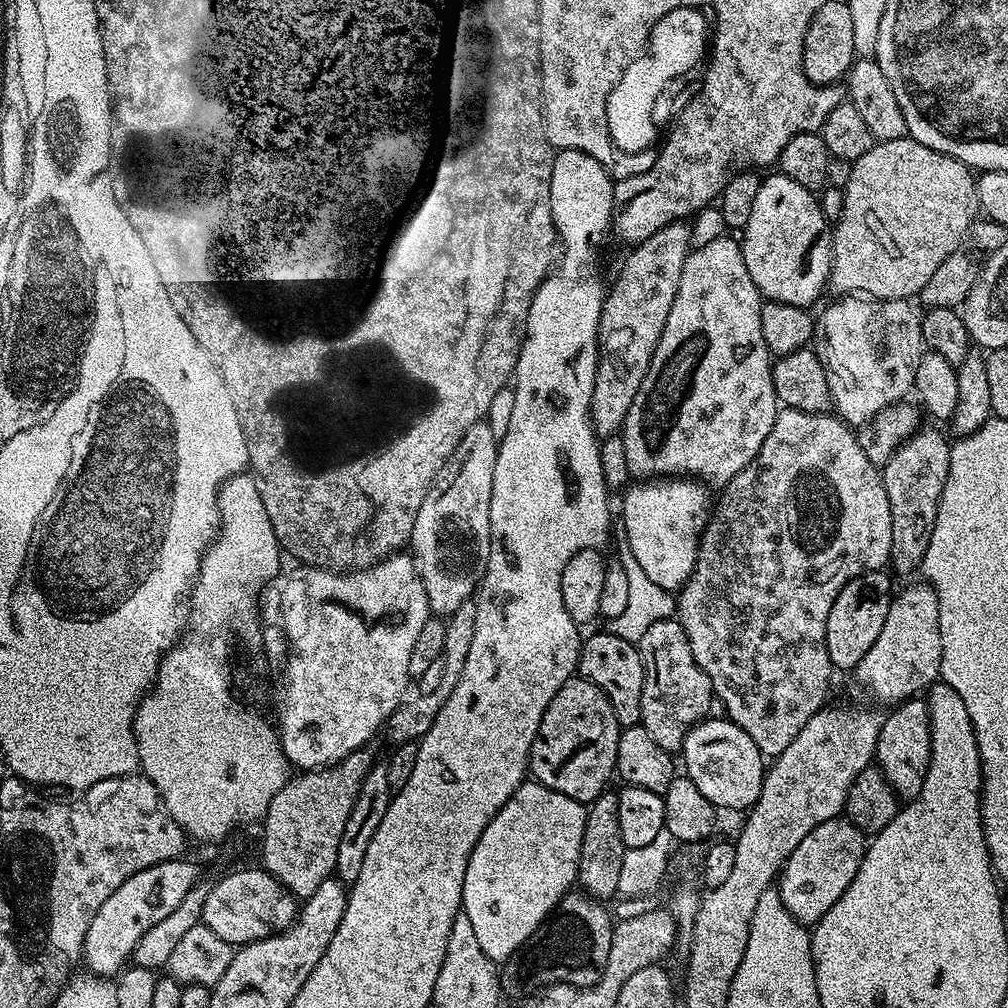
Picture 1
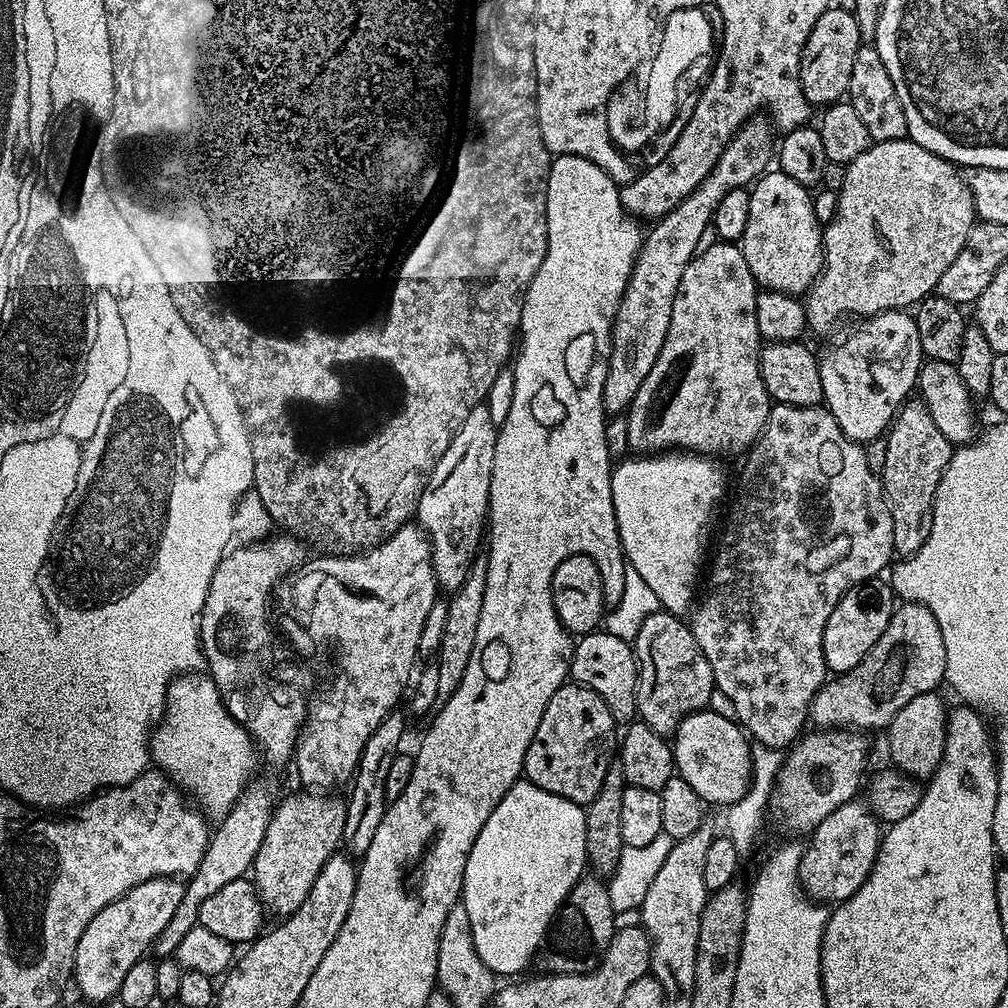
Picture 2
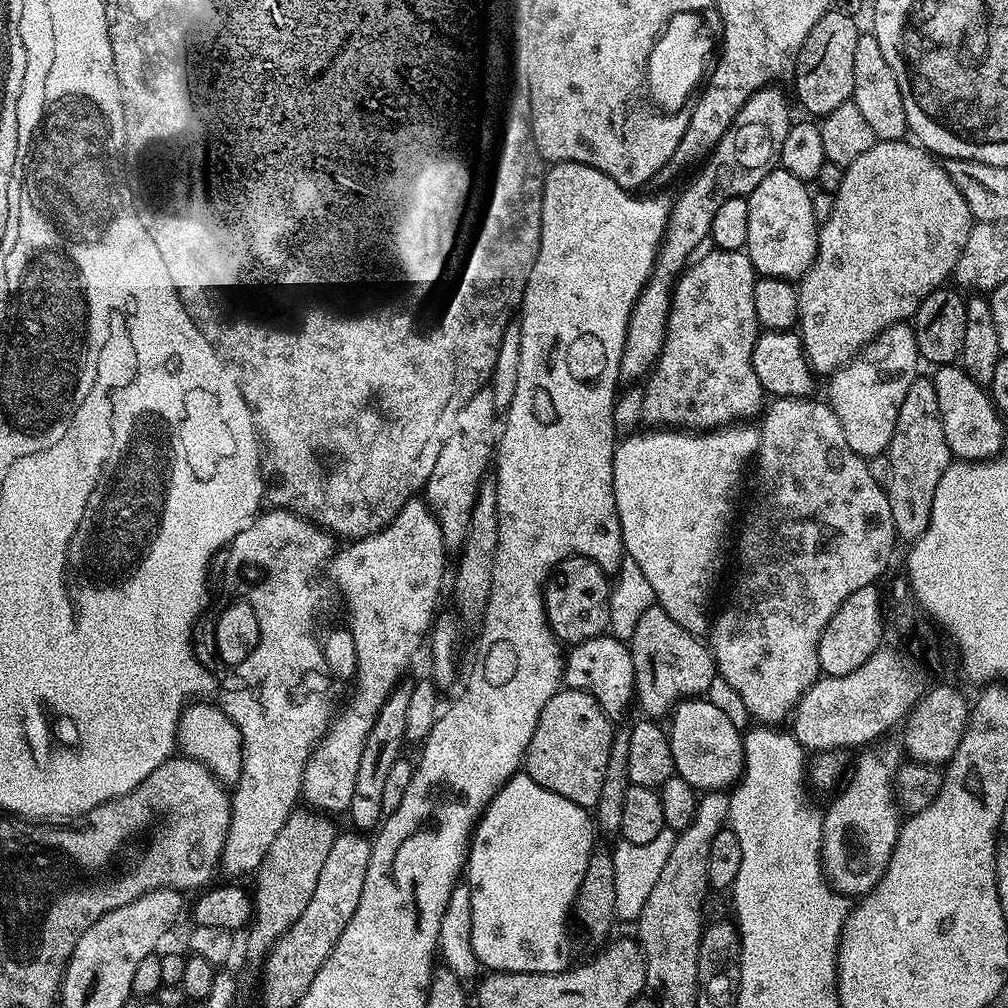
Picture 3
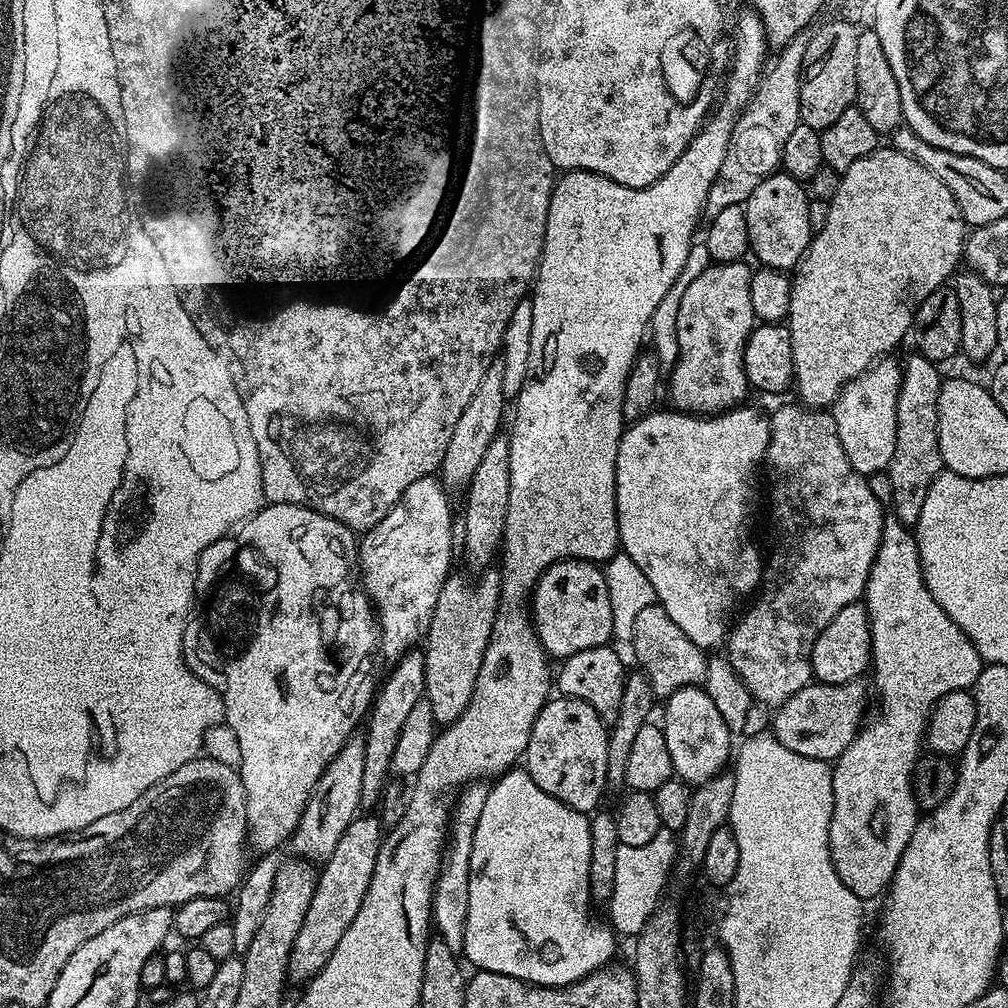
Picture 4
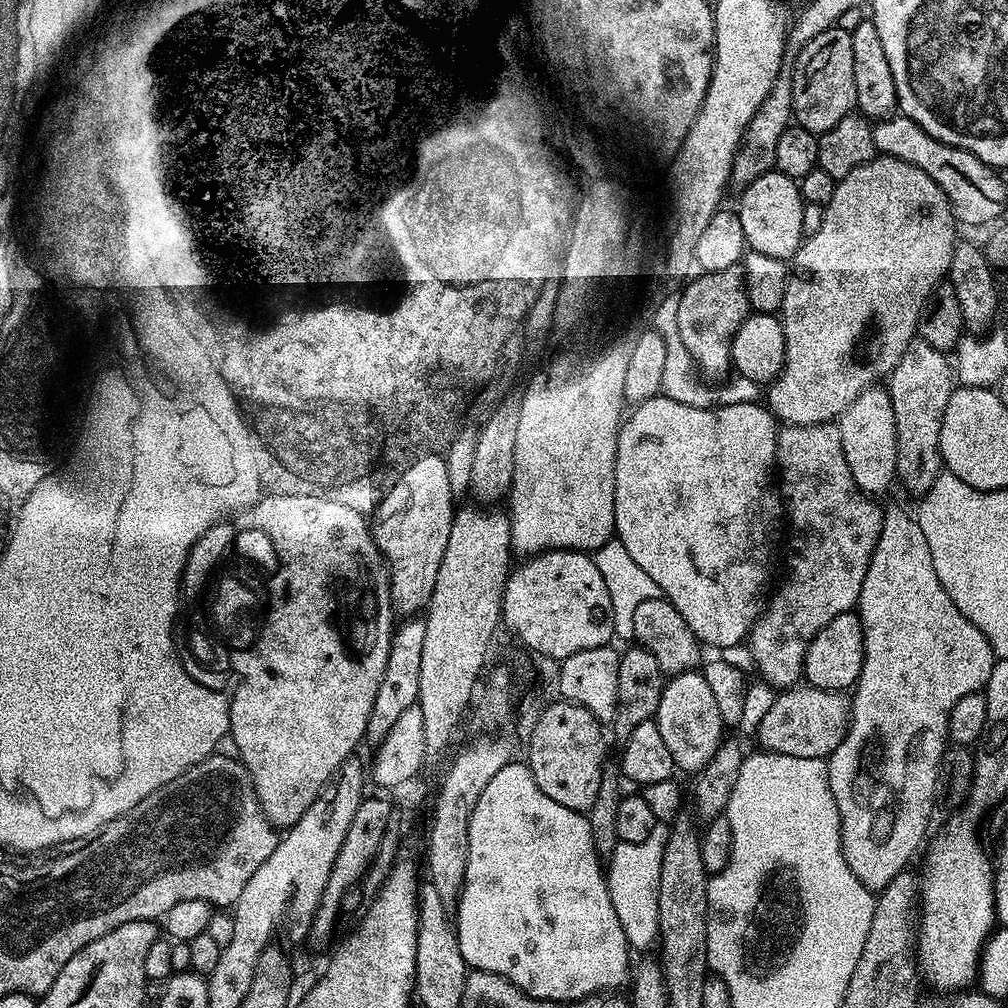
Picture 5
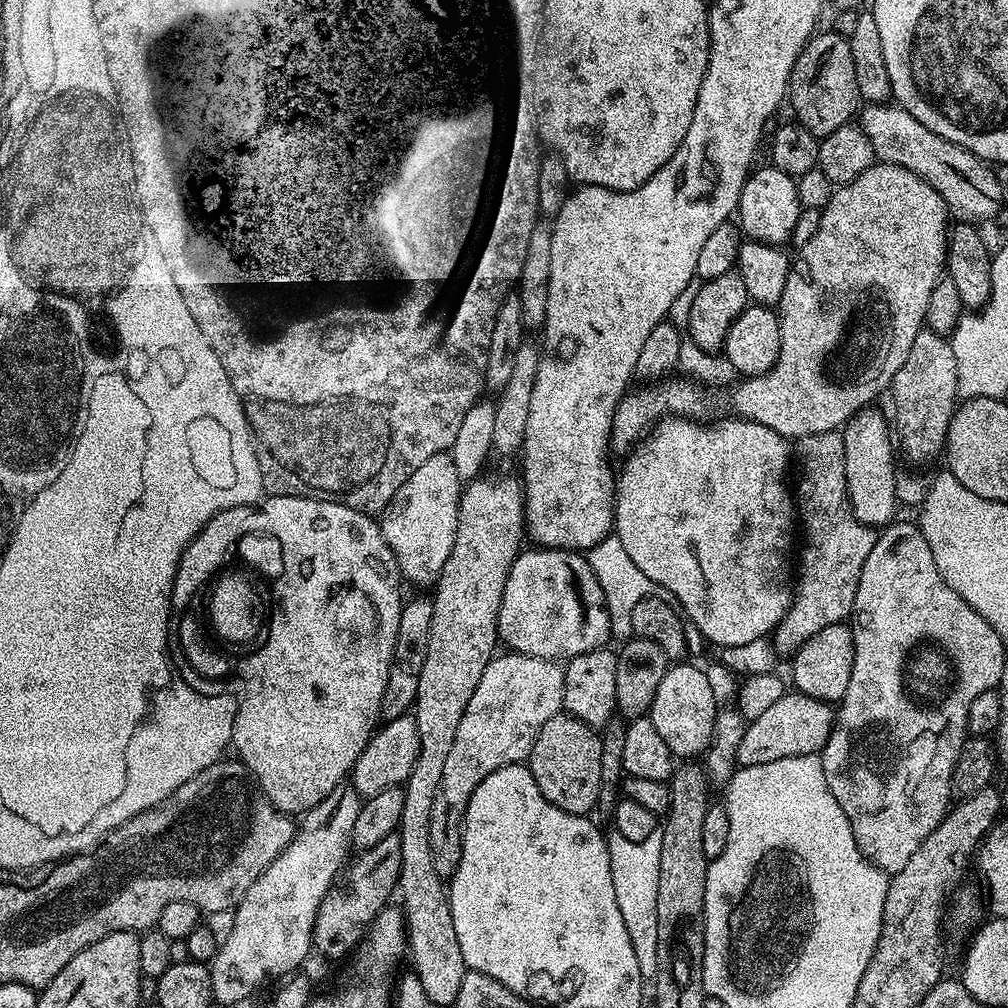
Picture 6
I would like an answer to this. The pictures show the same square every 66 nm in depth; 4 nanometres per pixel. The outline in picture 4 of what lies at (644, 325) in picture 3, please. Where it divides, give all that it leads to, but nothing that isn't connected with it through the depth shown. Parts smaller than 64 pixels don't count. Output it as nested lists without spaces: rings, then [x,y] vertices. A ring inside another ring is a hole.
[[[800,32],[785,48],[775,53],[776,61],[767,65],[760,77],[760,85],[752,93],[750,102],[736,120],[734,130],[730,134],[730,142],[726,150],[726,158],[722,162],[722,170],[714,178],[710,186],[708,201],[704,203],[704,212],[715,214],[728,204],[743,205],[758,190],[758,182],[773,175],[781,167],[782,146],[786,146],[786,138],[800,122],[800,71],[802,58],[806,54],[809,33]]]

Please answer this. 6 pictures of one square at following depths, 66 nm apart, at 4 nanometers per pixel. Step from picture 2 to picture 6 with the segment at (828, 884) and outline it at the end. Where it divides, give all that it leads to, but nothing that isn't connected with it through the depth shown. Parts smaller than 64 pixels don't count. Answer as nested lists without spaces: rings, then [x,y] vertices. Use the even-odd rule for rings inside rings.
[[[897,519],[895,522],[881,527],[879,529],[876,541],[874,542],[874,550],[870,550],[870,555],[866,557],[866,566],[862,566],[862,578],[858,578],[858,594],[854,594],[854,606],[850,617],[850,627],[854,634],[854,670],[850,670],[850,682],[846,685],[846,694],[838,701],[838,707],[834,712],[834,723],[832,725],[832,733],[826,742],[824,751],[819,753],[820,765],[826,774],[826,786],[830,786],[830,794],[834,794],[834,798],[838,798],[838,806],[842,806],[842,810],[846,814],[846,818],[852,827],[854,834],[854,842],[858,842],[858,850],[864,855],[874,866],[878,866],[886,873],[897,872],[902,870],[902,866],[906,866],[906,862],[910,862],[910,854],[914,854],[914,850],[918,850],[918,846],[922,846],[922,842],[926,842],[926,838],[934,831],[942,822],[942,818],[948,813],[950,801],[953,799],[952,794],[952,775],[954,774],[954,762],[958,762],[960,751],[964,749],[965,740],[969,739],[968,731],[968,715],[970,714],[970,706],[974,706],[974,698],[978,698],[978,694],[983,692],[991,692],[997,687],[1002,678],[1002,670],[1006,666],[1004,660],[1004,648],[1006,642],[994,630],[994,626],[990,626],[990,622],[986,622],[986,618],[982,618],[982,614],[978,614],[978,610],[974,610],[966,601],[963,600],[958,593],[950,590],[948,583],[942,578],[942,574],[938,570],[938,566],[934,562],[934,554],[930,550],[930,542],[926,542],[926,538],[922,534],[919,523],[912,522],[907,524],[906,521]]]

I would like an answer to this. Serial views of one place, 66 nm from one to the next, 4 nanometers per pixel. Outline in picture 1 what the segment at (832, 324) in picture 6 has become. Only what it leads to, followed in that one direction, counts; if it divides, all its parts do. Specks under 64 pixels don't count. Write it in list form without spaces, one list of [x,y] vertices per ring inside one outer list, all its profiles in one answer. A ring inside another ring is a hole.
[[[905,138],[905,139],[902,139],[902,140],[895,140],[895,141],[894,141],[894,142],[876,142],[876,143],[873,143],[873,145],[872,145],[872,148],[871,148],[871,149],[870,149],[870,150],[866,150],[866,154],[862,154],[862,158],[858,158],[858,159],[857,159],[857,160],[856,160],[856,161],[855,161],[855,162],[854,162],[854,163],[853,163],[853,165],[852,165],[852,173],[851,173],[851,174],[850,174],[850,182],[849,182],[849,183],[848,183],[848,185],[847,185],[847,186],[845,186],[845,188],[843,188],[843,190],[844,190],[844,205],[843,205],[843,206],[842,206],[842,214],[841,214],[841,215],[840,215],[840,219],[839,219],[839,220],[837,220],[837,221],[835,221],[835,224],[834,224],[834,231],[833,231],[833,234],[832,234],[832,274],[831,274],[831,277],[830,277],[830,288],[831,288],[831,291],[833,291],[833,290],[834,290],[834,291],[836,291],[836,294],[863,294],[863,295],[865,295],[865,296],[867,296],[867,297],[869,297],[869,298],[871,298],[871,299],[873,299],[873,300],[908,300],[908,299],[909,299],[909,298],[916,298],[916,297],[919,297],[919,294],[920,294],[920,292],[921,292],[921,291],[922,291],[922,289],[924,289],[924,287],[925,287],[925,286],[926,286],[926,282],[930,282],[930,274],[934,274],[934,270],[938,270],[938,266],[942,266],[942,262],[946,262],[946,258],[947,258],[947,257],[948,257],[948,255],[949,255],[949,254],[950,254],[950,253],[952,253],[952,251],[954,251],[954,249],[956,249],[956,248],[957,248],[957,246],[959,246],[959,244],[960,244],[960,243],[961,243],[961,242],[962,242],[962,241],[964,241],[964,235],[965,235],[965,234],[966,234],[966,233],[967,233],[967,232],[968,232],[968,227],[969,227],[969,226],[971,226],[971,225],[972,225],[972,224],[974,224],[974,223],[976,223],[976,221],[977,221],[977,219],[978,219],[978,213],[979,213],[979,212],[980,212],[980,211],[981,211],[981,206],[980,206],[980,199],[979,199],[979,198],[978,198],[978,190],[977,190],[977,189],[976,189],[976,181],[977,181],[977,177],[976,177],[976,176],[975,176],[975,175],[974,175],[974,172],[973,172],[973,169],[971,169],[971,168],[969,168],[969,167],[968,167],[968,165],[966,165],[966,164],[963,164],[963,162],[962,162],[962,161],[961,161],[961,160],[956,160],[956,159],[955,159],[955,158],[953,158],[953,156],[947,156],[947,155],[946,155],[946,154],[942,154],[942,153],[941,153],[941,152],[939,152],[939,151],[938,151],[938,150],[930,150],[930,146],[922,146],[922,142],[918,142],[918,141],[917,141],[917,140],[914,140],[914,139],[911,139],[911,138]]]

